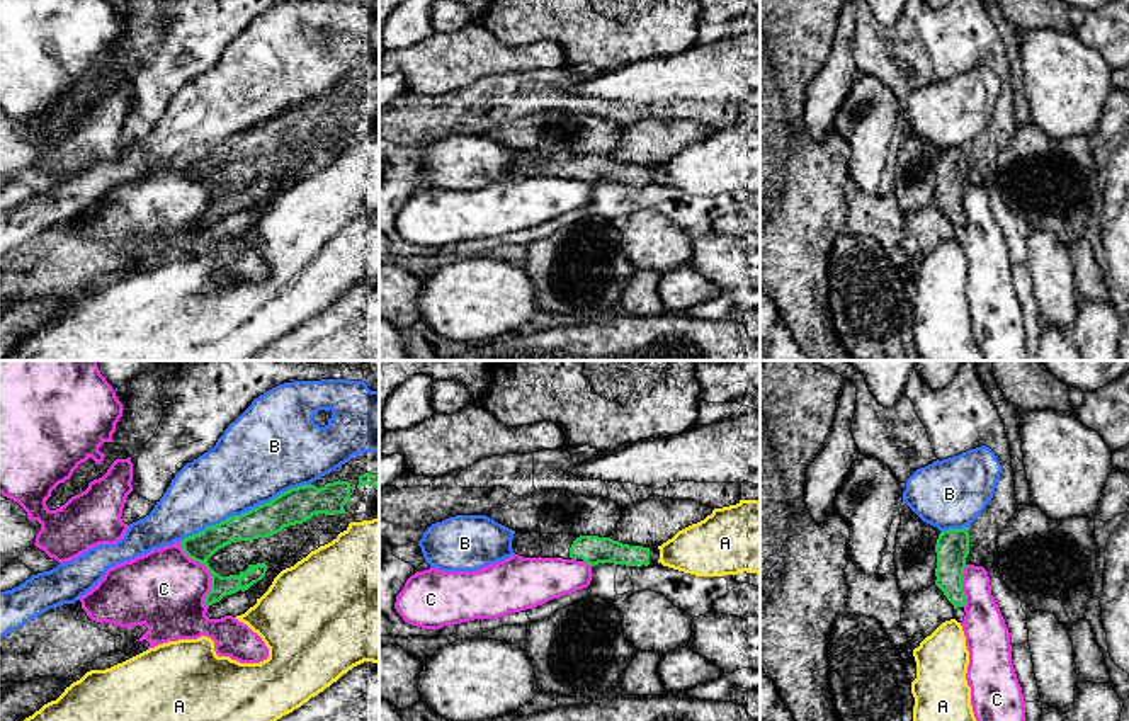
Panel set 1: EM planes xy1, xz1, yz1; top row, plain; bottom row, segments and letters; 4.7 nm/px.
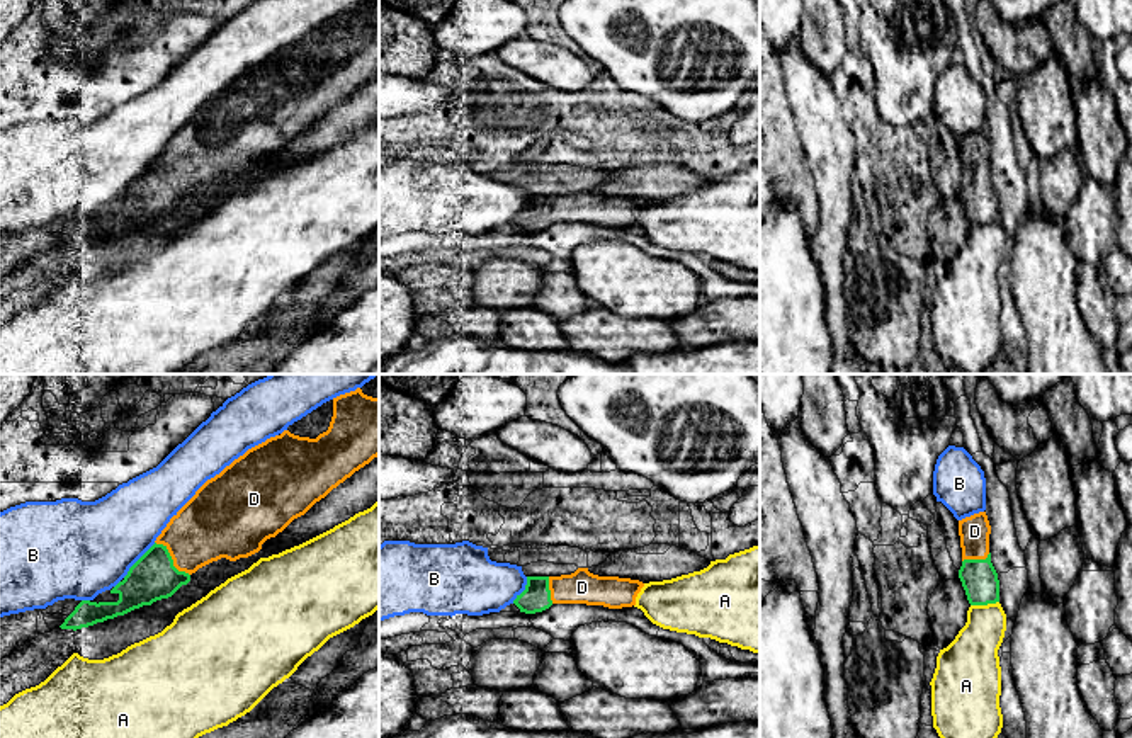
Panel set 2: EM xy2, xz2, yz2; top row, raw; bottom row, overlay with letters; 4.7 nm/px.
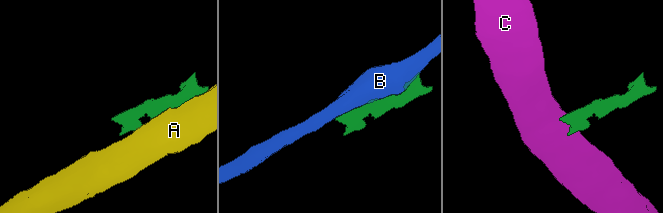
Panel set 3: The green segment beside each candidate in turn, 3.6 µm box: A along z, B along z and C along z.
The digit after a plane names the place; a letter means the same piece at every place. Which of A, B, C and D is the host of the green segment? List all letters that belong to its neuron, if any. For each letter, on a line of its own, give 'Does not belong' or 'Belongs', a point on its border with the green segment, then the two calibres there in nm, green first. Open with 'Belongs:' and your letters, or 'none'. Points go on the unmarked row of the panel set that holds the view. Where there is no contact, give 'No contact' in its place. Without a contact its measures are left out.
Belongs: D
A: Does not belong. Touches green at yz2 (984, 223). Thickness 170 nm (green) against 240 nm
B: Does not belong. Touches green at xy1 (245, 131). Thickness 170 nm (green) against 400 nm
C: Does not belong. Touches green at xy1 (209, 191). Thickness 140 nm (green) against 380 nm
D: Belongs. Touches green at xy2 (172, 179). Thickness 220 nm (green) against 320 nm

